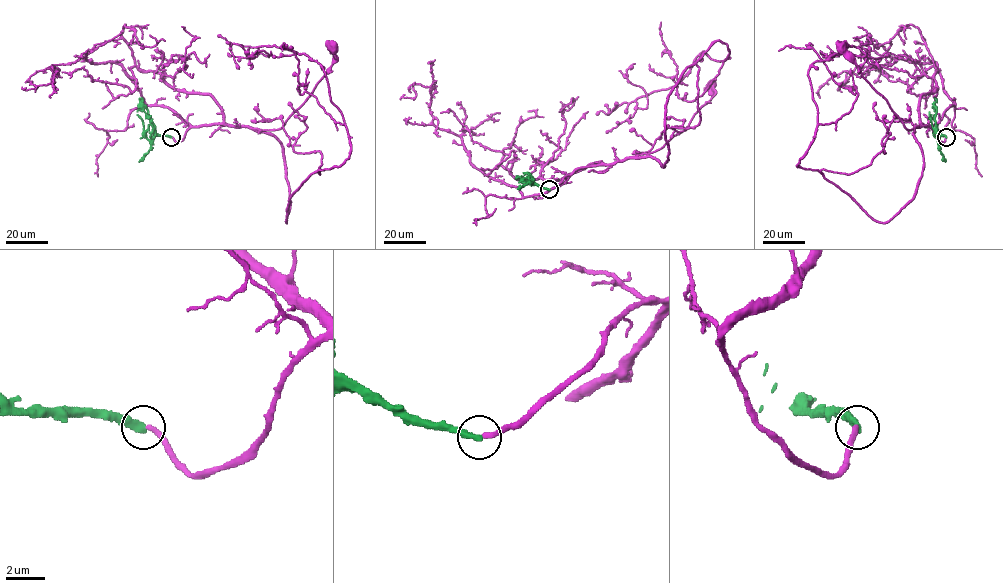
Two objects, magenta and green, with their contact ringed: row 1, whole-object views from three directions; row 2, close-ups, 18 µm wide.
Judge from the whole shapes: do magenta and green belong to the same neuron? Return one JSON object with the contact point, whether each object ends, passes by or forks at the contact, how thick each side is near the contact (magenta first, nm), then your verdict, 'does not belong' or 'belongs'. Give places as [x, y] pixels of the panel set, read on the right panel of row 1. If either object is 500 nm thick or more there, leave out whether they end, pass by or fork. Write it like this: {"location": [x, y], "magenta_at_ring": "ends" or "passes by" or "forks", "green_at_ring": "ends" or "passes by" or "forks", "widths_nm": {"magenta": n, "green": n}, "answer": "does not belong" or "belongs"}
{"location": [946, 137], "magenta_at_ring": "ends", "green_at_ring": "ends", "widths_nm": {"magenta": 240, "green": 400}, "answer": "does not belong"}

